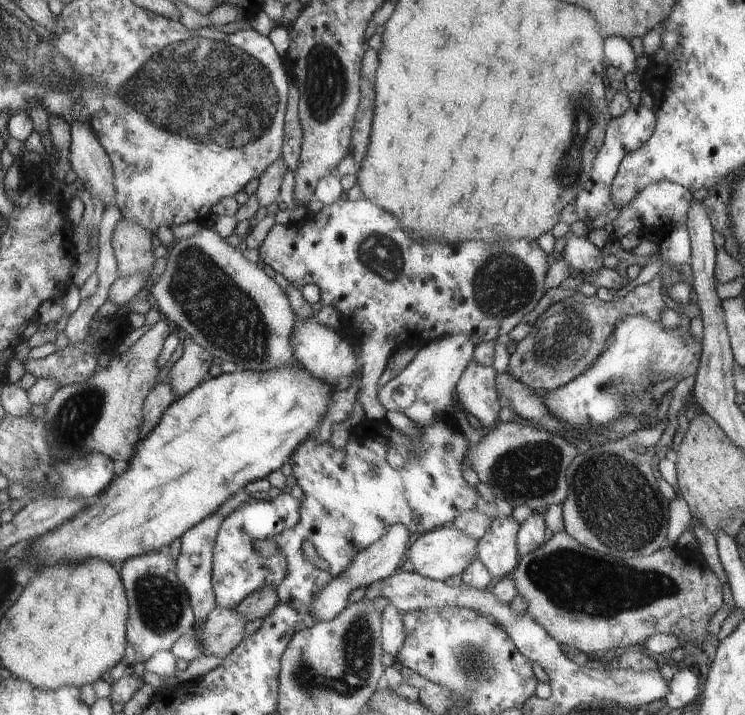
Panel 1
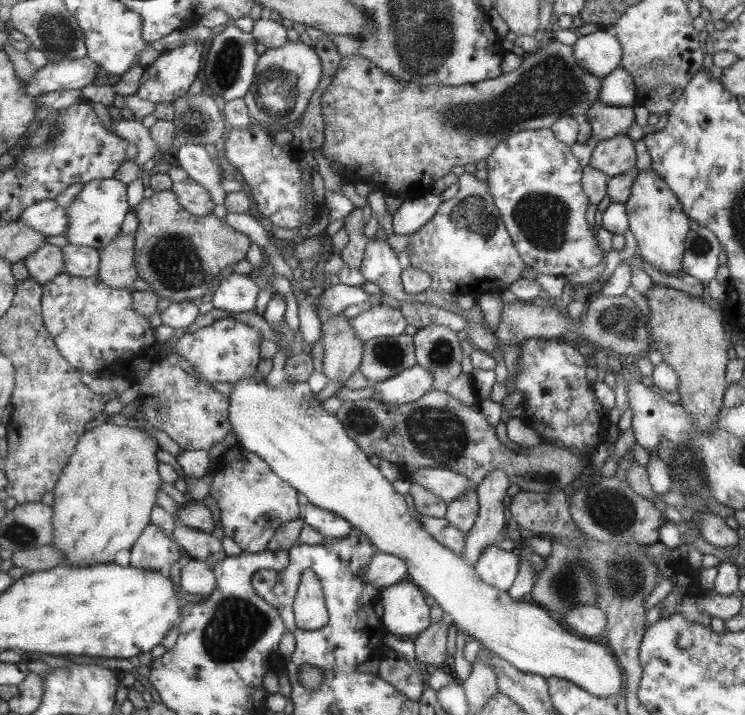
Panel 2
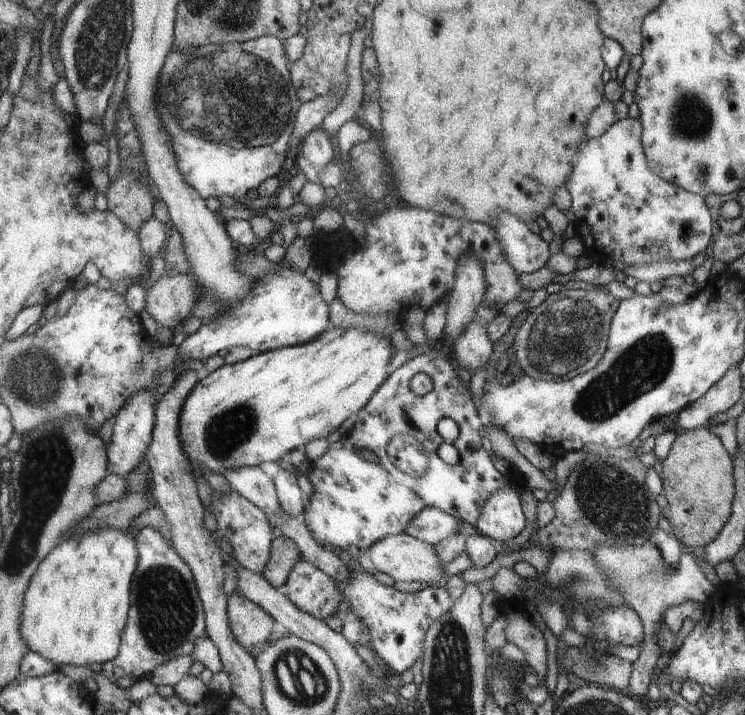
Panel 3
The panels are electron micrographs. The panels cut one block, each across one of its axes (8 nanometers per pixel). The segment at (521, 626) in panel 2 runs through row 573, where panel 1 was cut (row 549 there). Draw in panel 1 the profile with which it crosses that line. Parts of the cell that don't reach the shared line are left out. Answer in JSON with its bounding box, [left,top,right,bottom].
[403,528,477,582]

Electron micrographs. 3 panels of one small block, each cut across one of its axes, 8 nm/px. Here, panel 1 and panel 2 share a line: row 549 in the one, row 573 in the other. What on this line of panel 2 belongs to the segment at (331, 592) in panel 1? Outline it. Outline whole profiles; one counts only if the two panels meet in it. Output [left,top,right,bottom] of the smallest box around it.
[363,552,407,588]

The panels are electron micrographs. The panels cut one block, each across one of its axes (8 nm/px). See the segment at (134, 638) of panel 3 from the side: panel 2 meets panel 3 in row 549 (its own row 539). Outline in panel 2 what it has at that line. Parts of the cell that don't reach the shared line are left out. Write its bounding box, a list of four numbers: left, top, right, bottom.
[131,526,189,572]

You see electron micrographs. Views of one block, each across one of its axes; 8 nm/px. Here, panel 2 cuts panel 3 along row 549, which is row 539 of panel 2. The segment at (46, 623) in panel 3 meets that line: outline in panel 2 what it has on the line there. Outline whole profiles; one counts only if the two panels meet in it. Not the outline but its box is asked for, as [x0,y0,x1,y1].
[55,420,161,568]

